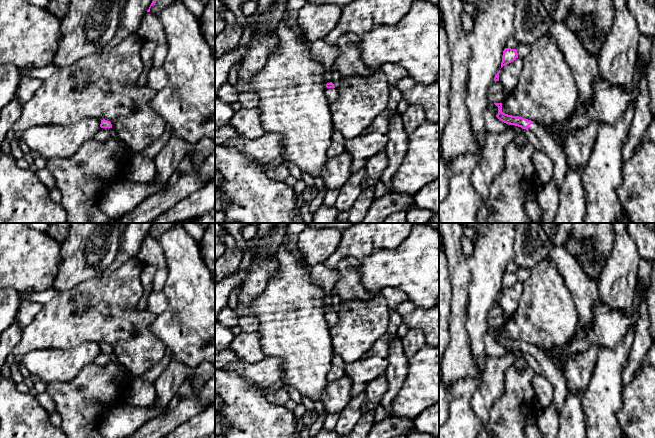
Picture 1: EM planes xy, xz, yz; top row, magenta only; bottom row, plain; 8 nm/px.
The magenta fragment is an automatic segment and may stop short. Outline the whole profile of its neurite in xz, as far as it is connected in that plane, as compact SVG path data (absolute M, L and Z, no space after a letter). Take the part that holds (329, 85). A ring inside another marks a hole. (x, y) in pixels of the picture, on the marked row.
M332 82L326 84L326 89L324 90L325 96L327 97L329 103L333 103L338 98L338 92Z

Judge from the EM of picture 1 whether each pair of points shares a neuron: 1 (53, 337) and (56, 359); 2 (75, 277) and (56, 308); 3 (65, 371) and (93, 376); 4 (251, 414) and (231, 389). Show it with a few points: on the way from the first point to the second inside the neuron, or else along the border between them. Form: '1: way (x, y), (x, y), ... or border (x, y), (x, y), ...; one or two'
1: border (78, 345), (72, 348), (35, 348), (32, 350); two
2: border (88, 279), (61, 292); two
3: border (93, 361), (88, 363), (71, 379), (55, 381); two
4: way (245, 408), (242, 400), (237, 395); one

